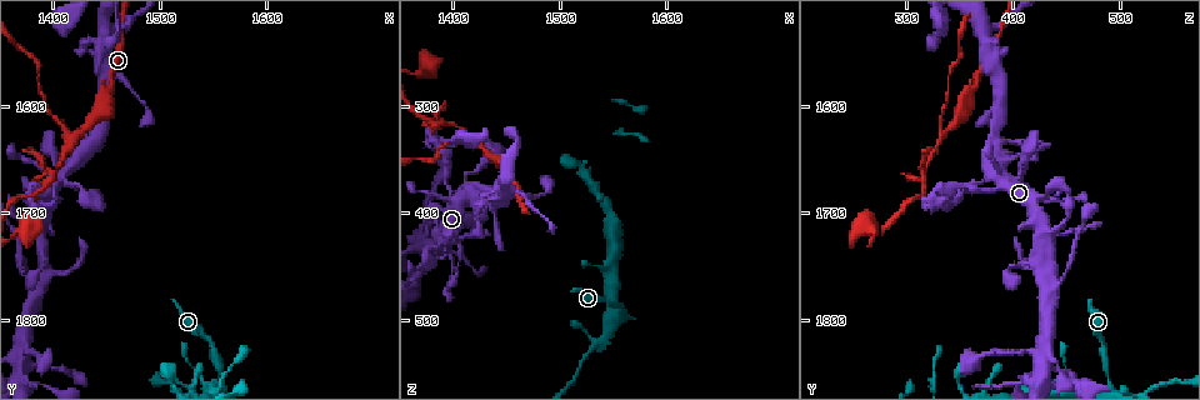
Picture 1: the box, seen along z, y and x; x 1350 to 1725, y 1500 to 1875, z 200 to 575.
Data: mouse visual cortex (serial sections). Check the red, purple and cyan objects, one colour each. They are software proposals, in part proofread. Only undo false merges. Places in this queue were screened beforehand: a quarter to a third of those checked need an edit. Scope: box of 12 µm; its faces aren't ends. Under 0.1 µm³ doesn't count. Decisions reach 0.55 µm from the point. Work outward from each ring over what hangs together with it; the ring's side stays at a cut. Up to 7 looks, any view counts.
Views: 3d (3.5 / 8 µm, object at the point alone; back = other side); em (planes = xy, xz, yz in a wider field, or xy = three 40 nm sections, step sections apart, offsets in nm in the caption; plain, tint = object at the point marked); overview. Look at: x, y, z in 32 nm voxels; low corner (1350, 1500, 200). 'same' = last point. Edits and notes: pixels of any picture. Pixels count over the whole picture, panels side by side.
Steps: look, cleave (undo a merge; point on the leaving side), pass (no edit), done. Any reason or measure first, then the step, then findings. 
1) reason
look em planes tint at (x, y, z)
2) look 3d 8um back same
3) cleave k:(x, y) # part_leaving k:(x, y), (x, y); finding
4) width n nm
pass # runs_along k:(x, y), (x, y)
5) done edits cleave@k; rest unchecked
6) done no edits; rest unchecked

three arms meet
look 3d 3.5um back at (1420, 1628, 336)

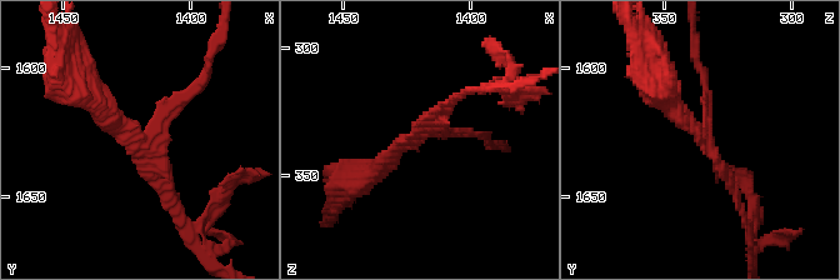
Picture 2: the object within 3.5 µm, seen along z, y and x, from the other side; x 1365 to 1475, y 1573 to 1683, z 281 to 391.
arms 3; arm_widths 150, 150, 300 nm; now the EM
look em xy step 3 tint at (1419, 1628, 334)

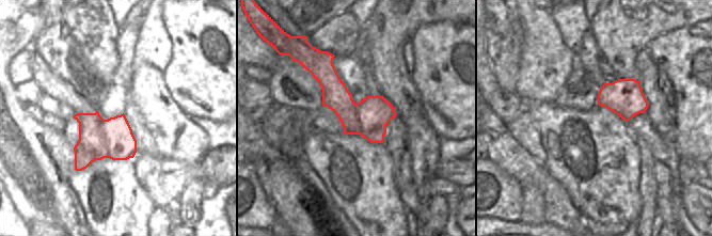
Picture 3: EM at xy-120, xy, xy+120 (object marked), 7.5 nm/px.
cut it another way
look em xy step 5 tint same

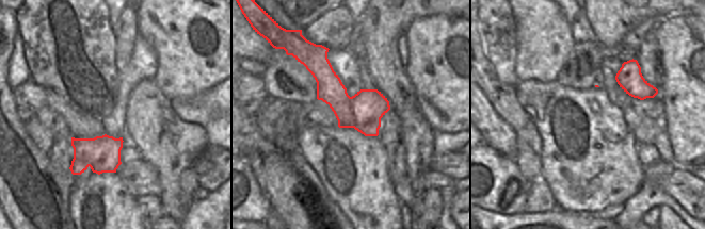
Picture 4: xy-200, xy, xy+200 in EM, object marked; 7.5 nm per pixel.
cleave 2:(198, 86) # part_leaving 2:(168, 114), (205, 75), (221, 33); a second cell is stuck on

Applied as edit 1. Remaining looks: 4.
look 3d 8um at (1408, 1668, 376)

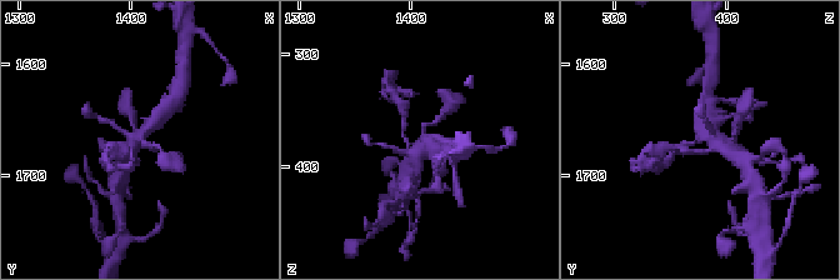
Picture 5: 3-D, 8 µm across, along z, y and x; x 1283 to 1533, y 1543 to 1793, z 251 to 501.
look 3d 3.5um back at (1410, 1668, 378)

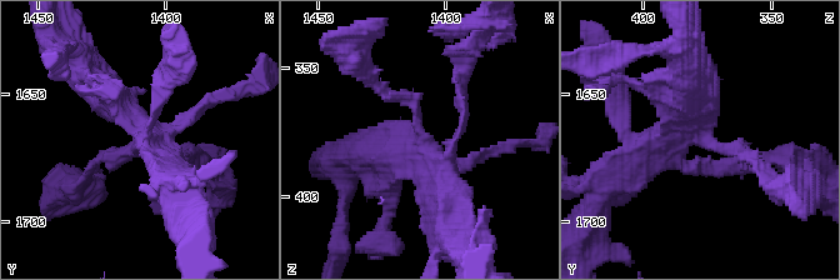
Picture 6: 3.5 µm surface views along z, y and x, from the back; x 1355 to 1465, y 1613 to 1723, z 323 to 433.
look em xy step 1 tint at (1409, 1669, 377)

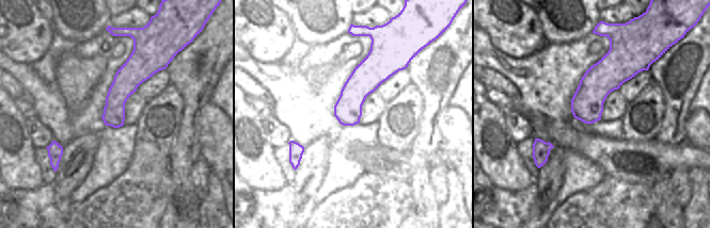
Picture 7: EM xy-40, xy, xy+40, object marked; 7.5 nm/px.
cleave 6:(459, 83) # part_leaving 6:(460, 130), (460, 73), (483, 34); a second cell is stuck on

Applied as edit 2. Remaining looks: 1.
done edits cleave@2, cleave@6; rest unchecked

